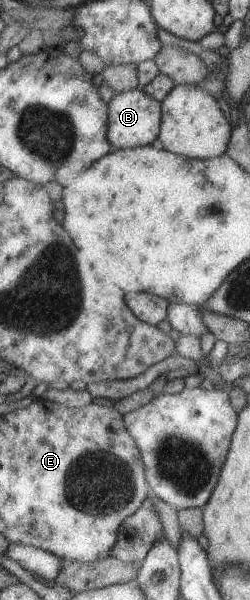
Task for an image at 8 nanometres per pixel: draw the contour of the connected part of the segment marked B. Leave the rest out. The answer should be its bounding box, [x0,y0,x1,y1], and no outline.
[107,87,161,149]

